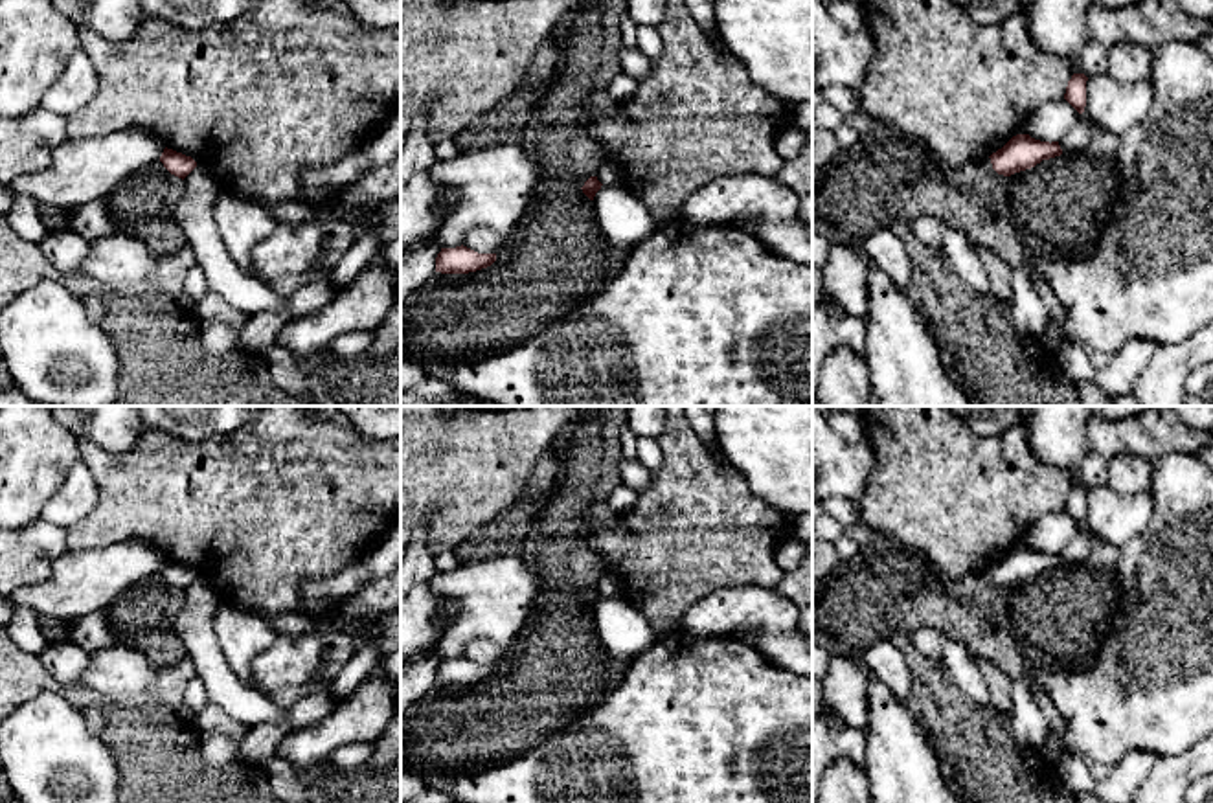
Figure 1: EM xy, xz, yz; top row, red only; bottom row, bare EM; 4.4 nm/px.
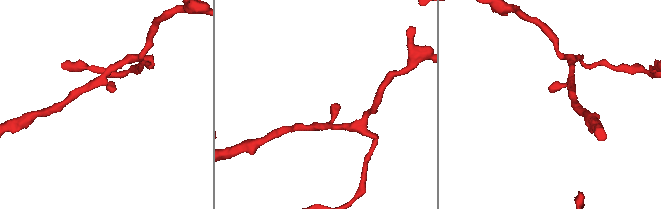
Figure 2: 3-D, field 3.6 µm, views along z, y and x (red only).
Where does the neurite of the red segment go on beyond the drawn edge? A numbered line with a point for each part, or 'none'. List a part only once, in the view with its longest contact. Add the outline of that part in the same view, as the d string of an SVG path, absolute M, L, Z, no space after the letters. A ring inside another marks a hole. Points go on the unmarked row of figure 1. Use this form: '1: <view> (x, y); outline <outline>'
none

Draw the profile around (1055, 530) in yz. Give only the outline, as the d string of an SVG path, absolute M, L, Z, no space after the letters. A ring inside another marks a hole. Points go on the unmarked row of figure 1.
M1062 509L1038 518L1027 531L1026 540L1031 549L1051 555L1070 544L1079 529L1081 526Z

